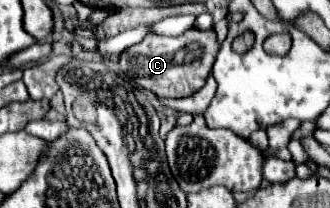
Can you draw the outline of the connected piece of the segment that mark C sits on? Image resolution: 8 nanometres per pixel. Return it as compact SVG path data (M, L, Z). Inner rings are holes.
M189 28L181 36L147 36L119 54L119 68L157 98L185 98L205 86L219 46L215 30Z

